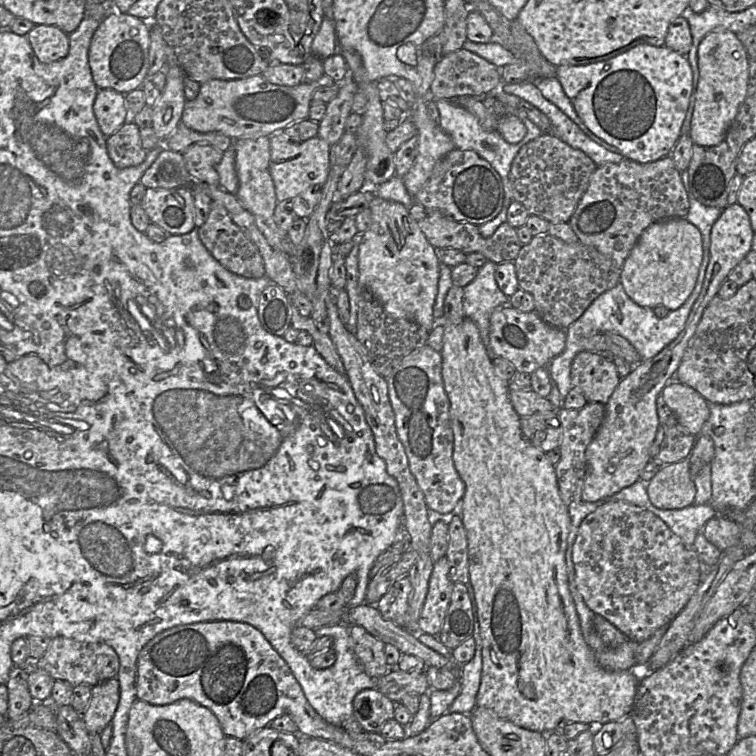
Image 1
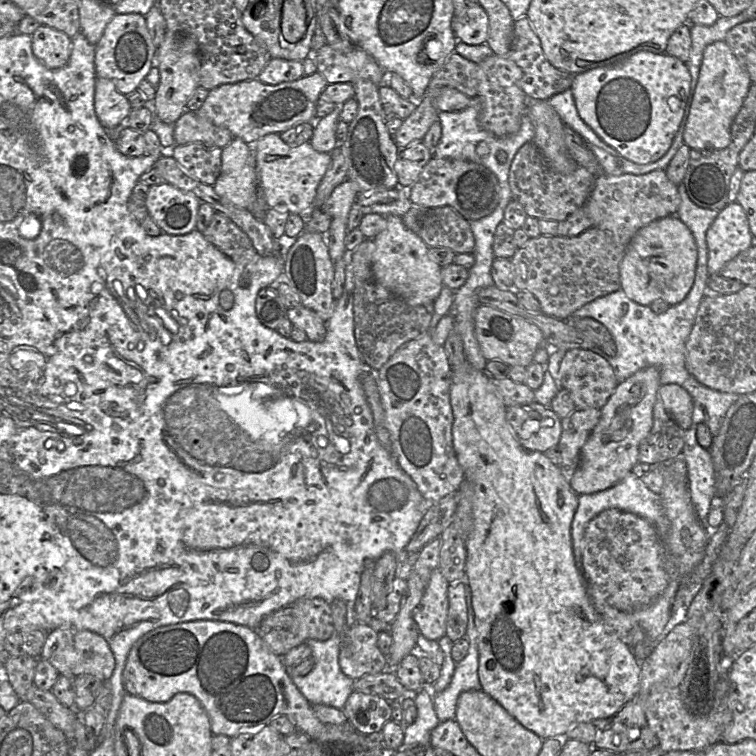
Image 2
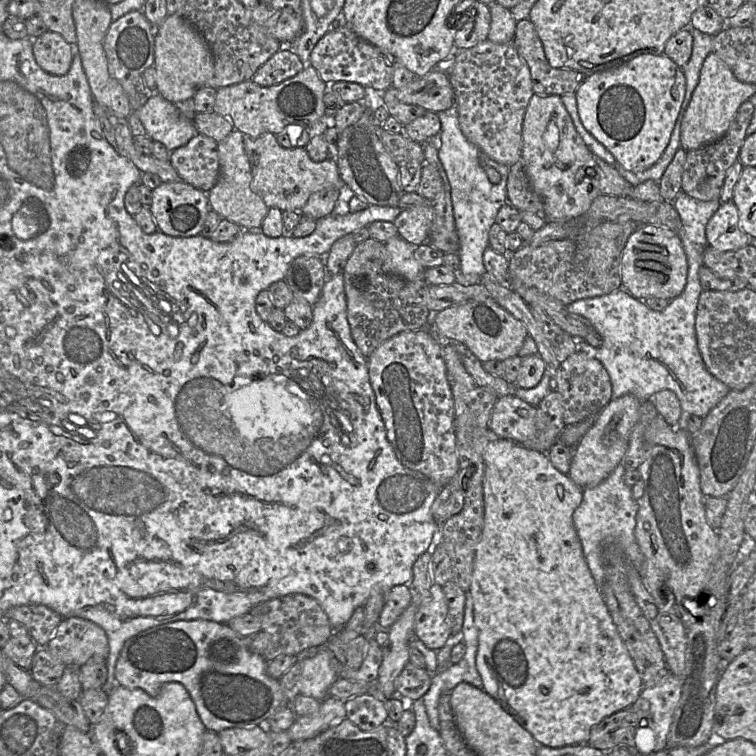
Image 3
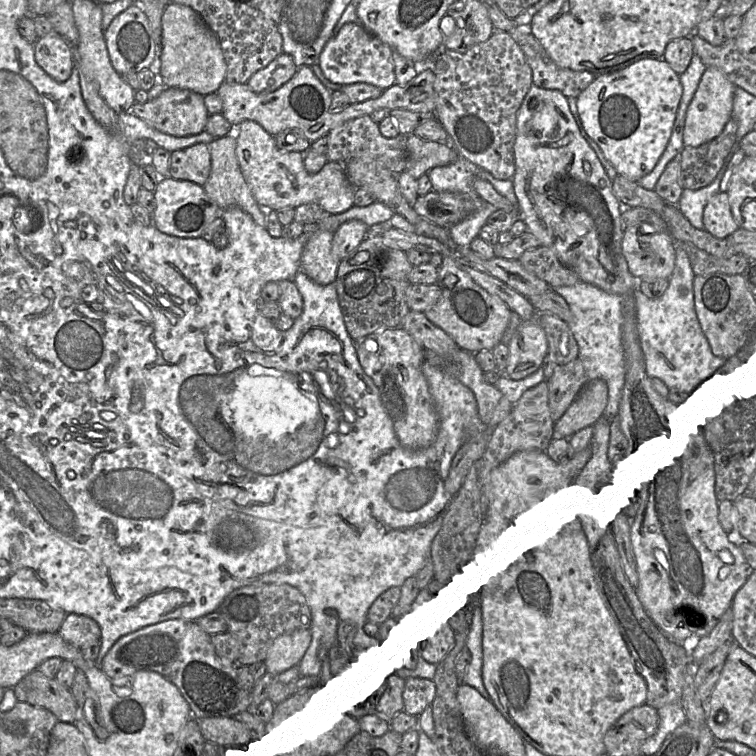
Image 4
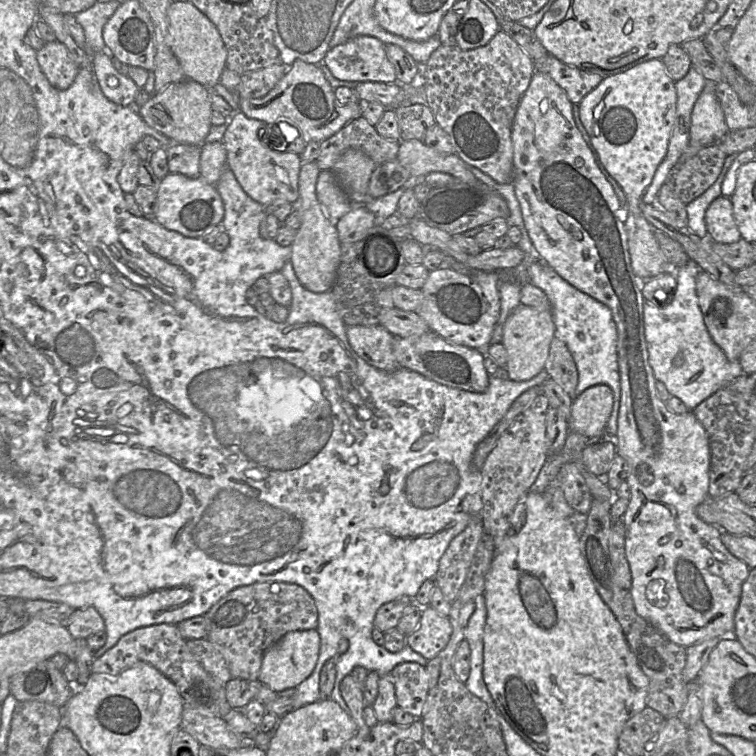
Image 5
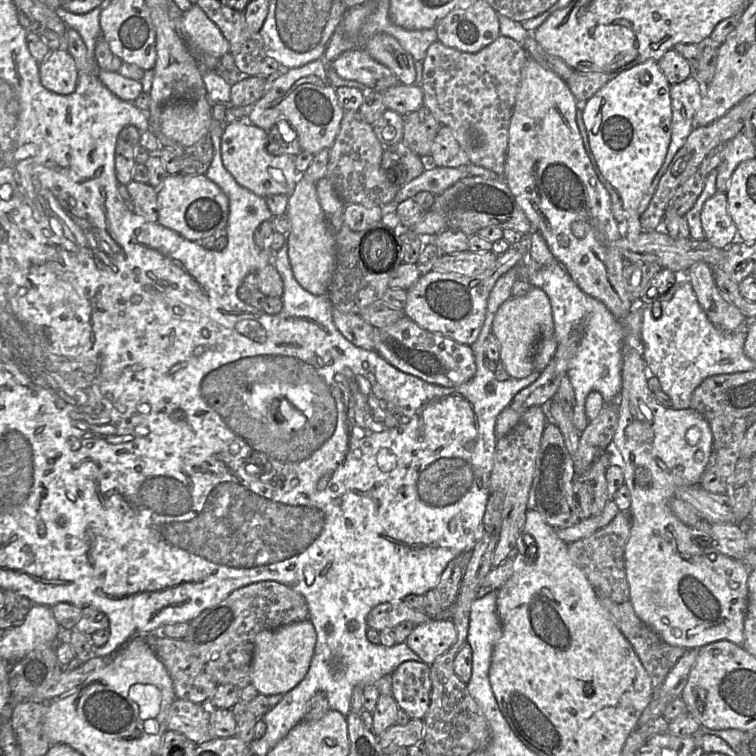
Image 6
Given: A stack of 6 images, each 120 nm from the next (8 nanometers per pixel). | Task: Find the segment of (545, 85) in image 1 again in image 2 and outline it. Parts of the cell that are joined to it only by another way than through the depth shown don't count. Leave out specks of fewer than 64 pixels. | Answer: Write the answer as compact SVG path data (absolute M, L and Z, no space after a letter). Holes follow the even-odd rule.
M570 89L553 95L547 102L556 110L564 124L579 134L585 142L590 142L611 155L619 155L614 148L603 142L580 118Z

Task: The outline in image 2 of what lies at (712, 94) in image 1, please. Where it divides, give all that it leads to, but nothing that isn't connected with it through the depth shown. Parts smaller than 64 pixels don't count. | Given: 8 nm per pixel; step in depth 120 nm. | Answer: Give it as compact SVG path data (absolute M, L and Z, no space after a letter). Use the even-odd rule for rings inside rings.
M725 40L706 46L694 92L683 142L690 149L726 148L730 143L731 125L752 84L751 77L740 64Z

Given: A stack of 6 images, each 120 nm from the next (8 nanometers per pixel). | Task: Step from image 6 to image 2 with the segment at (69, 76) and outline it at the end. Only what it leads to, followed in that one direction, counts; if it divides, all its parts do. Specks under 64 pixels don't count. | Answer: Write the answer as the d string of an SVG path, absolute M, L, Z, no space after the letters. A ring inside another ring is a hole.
M47 25L39 26L31 35L34 56L49 69L67 64L72 52L72 38Z

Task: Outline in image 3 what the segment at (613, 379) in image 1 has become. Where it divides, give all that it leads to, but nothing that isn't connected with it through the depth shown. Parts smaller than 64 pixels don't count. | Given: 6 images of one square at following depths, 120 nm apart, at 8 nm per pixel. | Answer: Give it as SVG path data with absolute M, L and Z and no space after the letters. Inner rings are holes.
M577 350L560 363L556 373L556 390L561 395L565 426L595 417L612 400L612 384L609 374L600 361Z

